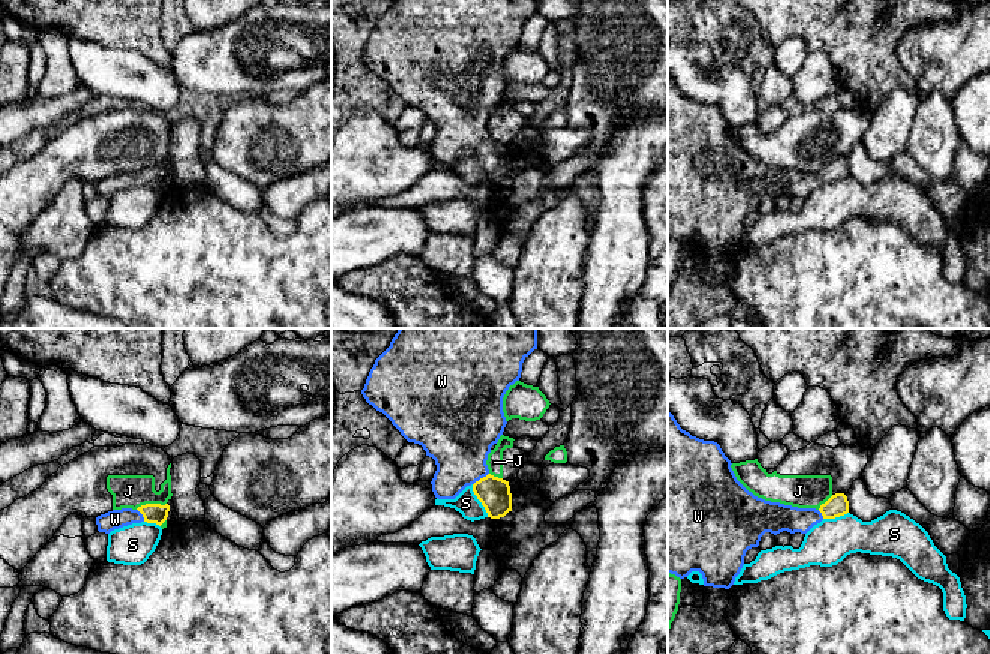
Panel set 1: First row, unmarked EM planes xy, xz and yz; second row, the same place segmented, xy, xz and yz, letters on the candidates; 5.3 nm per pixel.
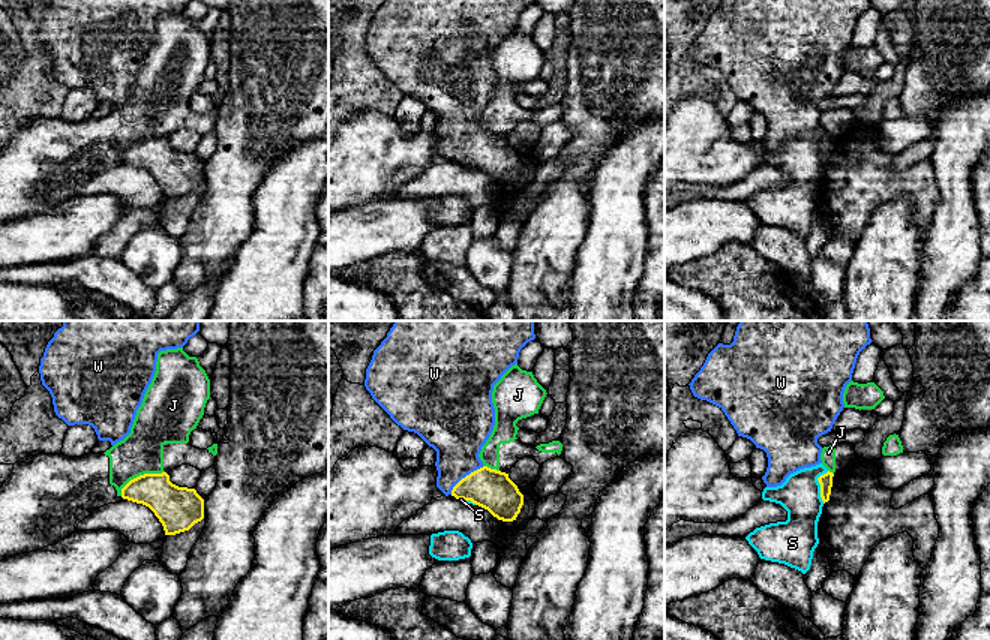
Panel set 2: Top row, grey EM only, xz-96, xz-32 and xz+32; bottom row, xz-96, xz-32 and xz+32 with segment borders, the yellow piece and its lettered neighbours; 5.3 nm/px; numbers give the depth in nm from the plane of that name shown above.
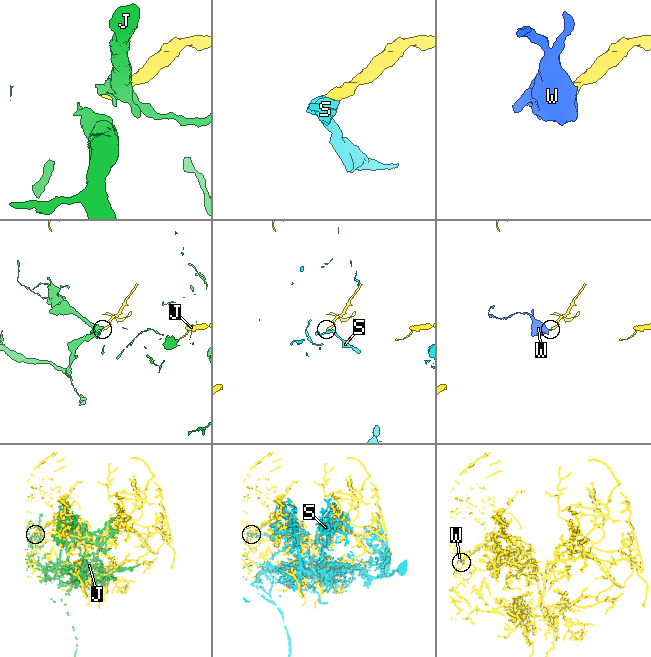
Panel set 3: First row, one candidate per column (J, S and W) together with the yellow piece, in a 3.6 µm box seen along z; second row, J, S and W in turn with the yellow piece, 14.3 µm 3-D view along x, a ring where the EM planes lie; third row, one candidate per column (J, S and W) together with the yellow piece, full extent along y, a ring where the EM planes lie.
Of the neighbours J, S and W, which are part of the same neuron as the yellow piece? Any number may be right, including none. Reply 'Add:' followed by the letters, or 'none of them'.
Add: W

